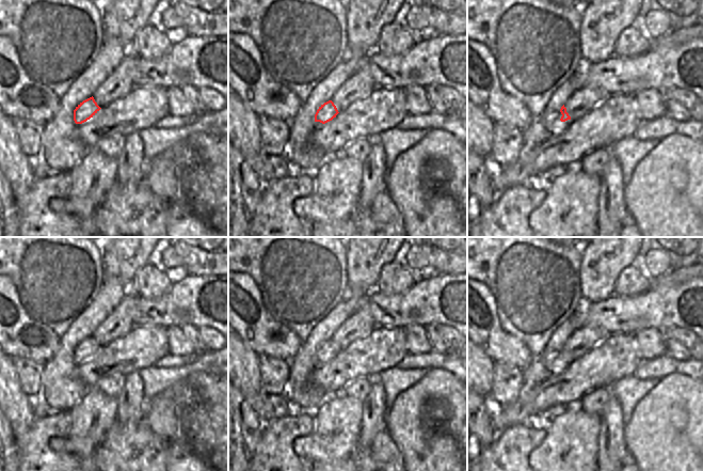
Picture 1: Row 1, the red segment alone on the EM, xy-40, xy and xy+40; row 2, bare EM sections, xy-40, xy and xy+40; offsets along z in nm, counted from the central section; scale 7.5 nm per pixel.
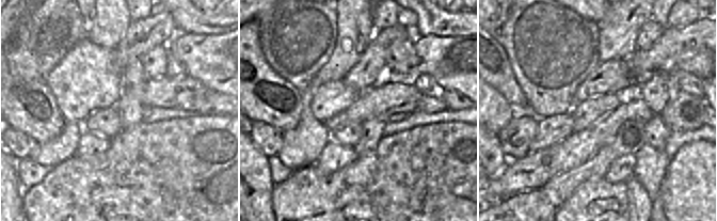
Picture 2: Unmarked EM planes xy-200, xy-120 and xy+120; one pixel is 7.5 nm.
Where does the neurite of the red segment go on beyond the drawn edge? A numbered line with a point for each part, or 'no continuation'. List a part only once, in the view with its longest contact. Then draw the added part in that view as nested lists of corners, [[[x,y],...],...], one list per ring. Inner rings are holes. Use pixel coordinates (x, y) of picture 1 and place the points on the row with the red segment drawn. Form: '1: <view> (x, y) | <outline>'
1: xy+40 (539, 131) | [[[560,109],[548,115],[544,122],[532,120],[532,123],[524,130],[524,153],[529,152],[550,137],[557,137],[566,130],[572,120],[561,122]]]

